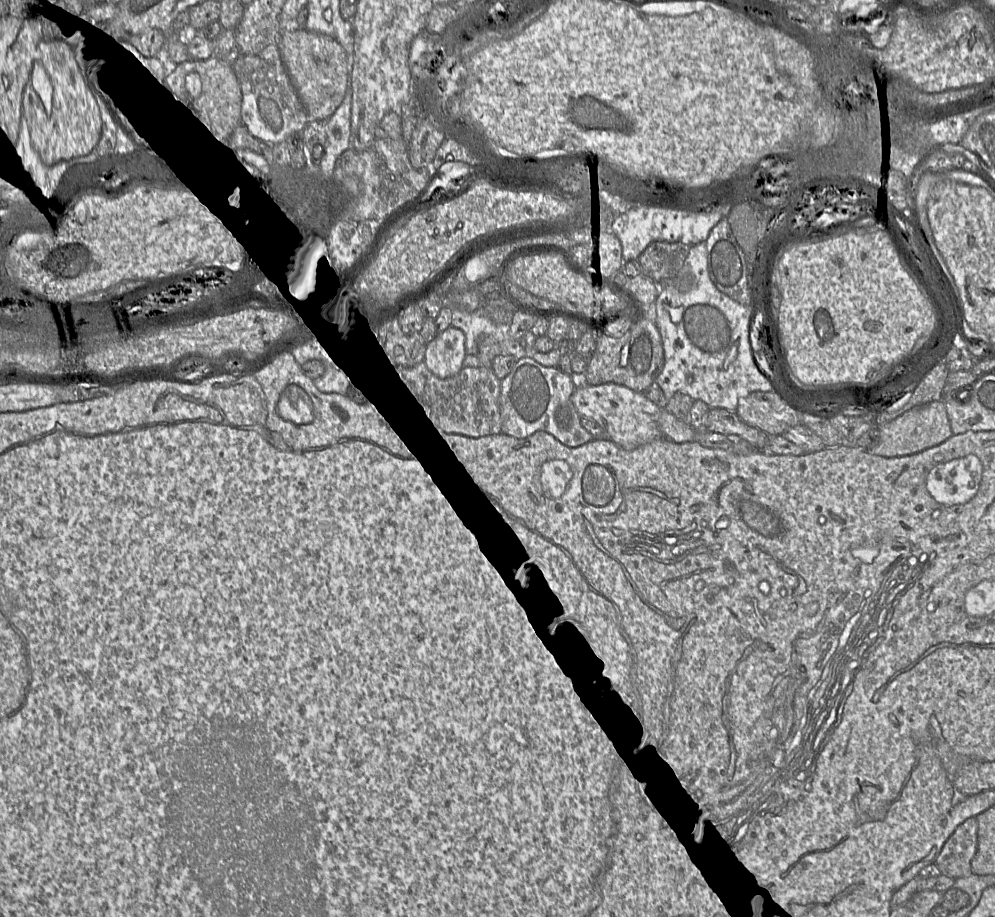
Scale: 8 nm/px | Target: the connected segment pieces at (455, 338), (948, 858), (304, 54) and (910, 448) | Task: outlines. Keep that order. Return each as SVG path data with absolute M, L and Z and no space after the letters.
M449 326L426 343L424 363L440 378L448 378L463 368L465 335L462 330Z
M970 817L946 840L935 859L942 875L957 879L973 874L971 861L977 851L977 832L978 821Z
M305 28L283 31L279 49L284 66L310 120L326 121L341 104L348 82L347 55L333 38Z
M942 400L914 407L883 427L878 428L880 432L879 442L875 447L867 450L872 454L883 457L915 454L939 445L953 435L946 406Z

